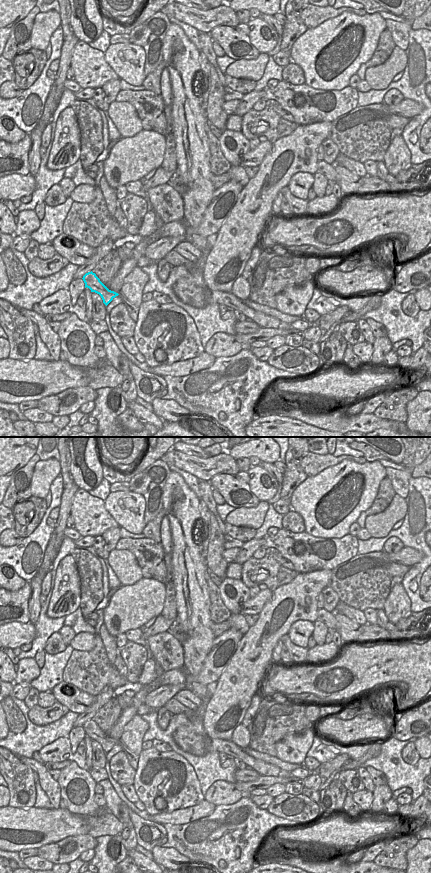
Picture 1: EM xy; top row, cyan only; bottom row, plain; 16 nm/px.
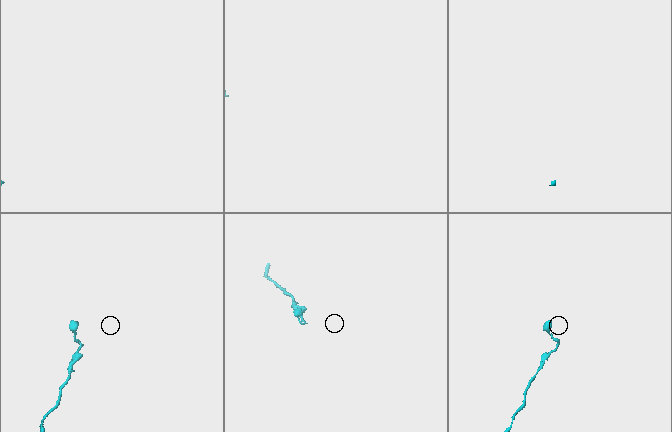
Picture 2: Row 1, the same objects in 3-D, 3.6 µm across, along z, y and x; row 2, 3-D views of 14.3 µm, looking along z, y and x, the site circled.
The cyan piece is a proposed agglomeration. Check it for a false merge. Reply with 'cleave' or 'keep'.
cleave

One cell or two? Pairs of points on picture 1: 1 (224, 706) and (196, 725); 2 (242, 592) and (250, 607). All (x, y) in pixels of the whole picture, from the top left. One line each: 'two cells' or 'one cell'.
1: two cells
2: two cells

